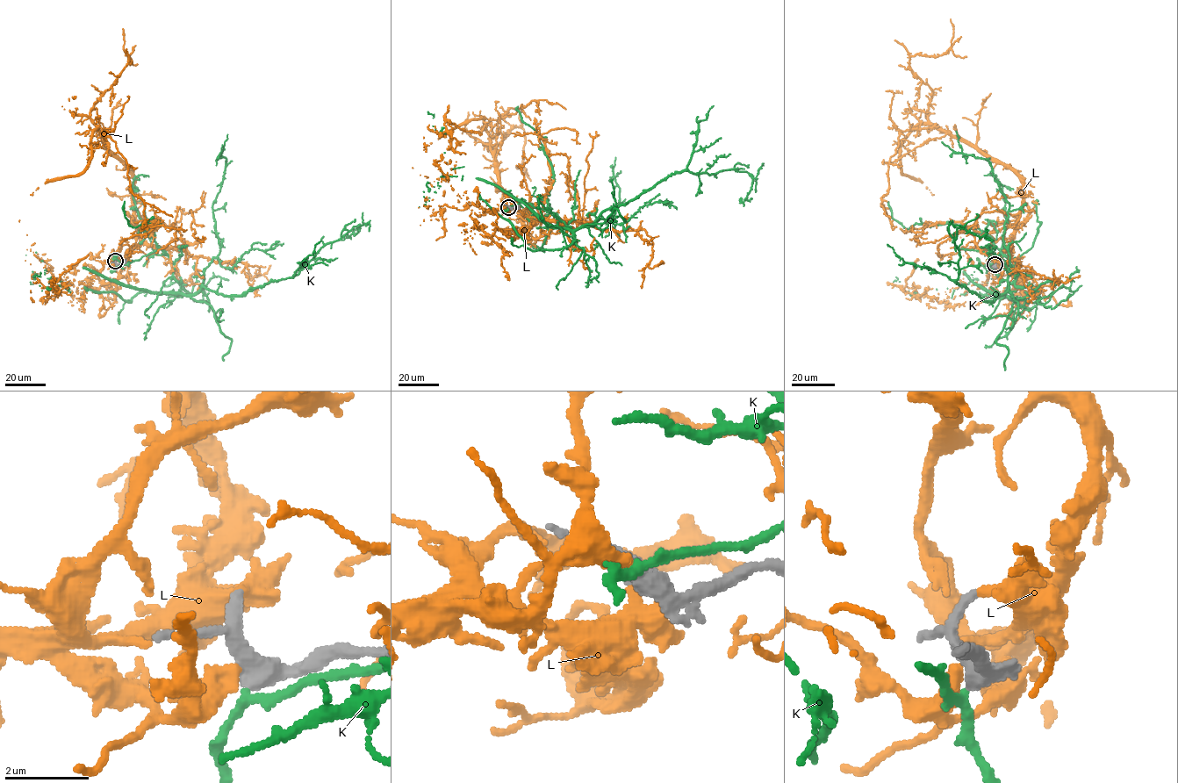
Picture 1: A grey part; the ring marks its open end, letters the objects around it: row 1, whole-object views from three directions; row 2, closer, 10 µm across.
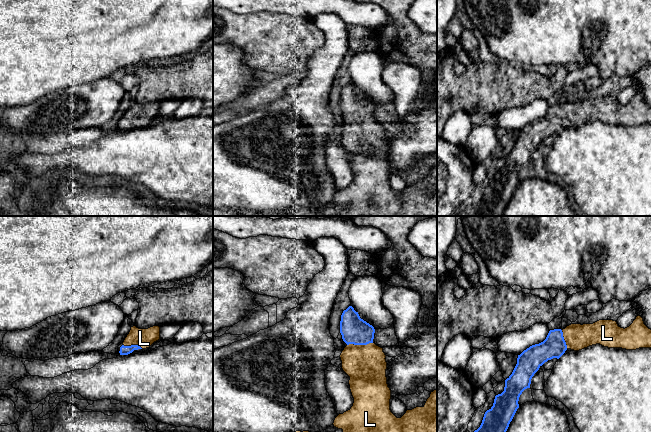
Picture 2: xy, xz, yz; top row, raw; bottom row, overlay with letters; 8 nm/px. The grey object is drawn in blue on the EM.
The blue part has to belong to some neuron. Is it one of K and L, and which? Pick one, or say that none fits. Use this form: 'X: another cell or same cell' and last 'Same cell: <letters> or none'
K: another cell
L: same cell
Same cell: L

